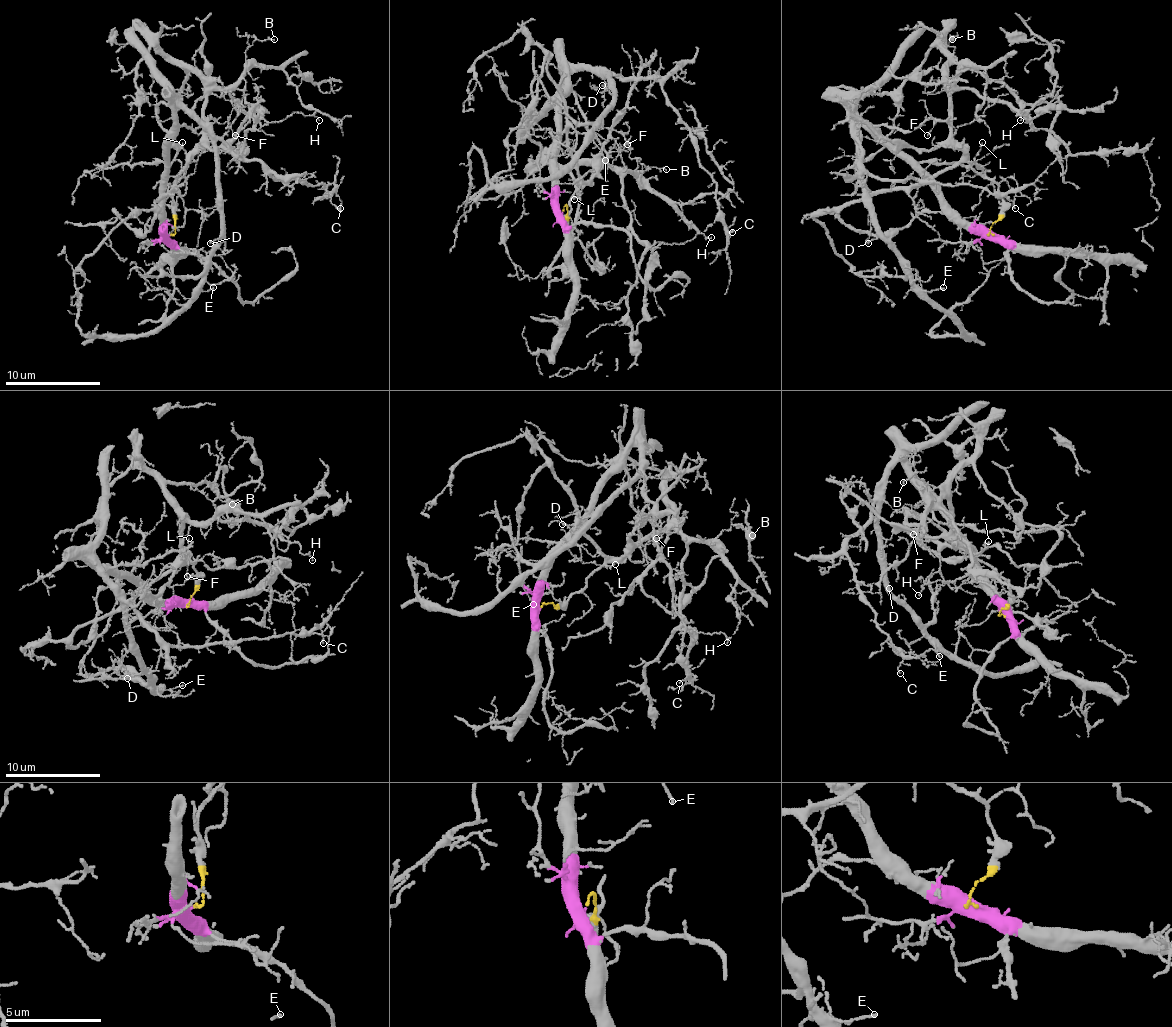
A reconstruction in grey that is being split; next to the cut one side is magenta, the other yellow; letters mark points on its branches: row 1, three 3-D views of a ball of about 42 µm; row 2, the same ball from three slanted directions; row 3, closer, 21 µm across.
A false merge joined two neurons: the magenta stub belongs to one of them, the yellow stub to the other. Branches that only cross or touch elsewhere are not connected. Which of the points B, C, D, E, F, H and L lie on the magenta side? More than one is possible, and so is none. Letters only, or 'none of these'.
C, D, E, F

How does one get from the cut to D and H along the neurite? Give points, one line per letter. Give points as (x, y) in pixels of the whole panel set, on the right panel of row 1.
D: (993, 235), (974, 232), (855, 109), (853, 130), (858, 147), (862, 201), (877, 232), (867, 244)
H: (993, 235), (998, 187), (953, 137), (950, 90), (1010, 102), (1029, 118), (1024, 113), (1019, 121)

